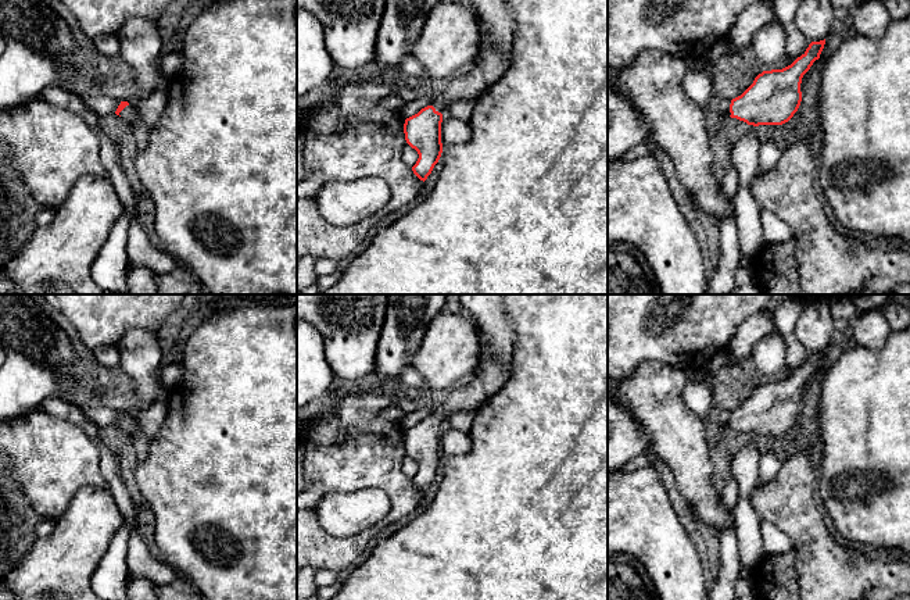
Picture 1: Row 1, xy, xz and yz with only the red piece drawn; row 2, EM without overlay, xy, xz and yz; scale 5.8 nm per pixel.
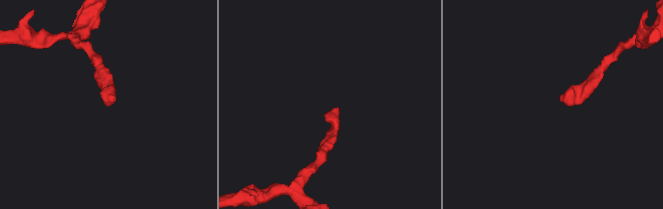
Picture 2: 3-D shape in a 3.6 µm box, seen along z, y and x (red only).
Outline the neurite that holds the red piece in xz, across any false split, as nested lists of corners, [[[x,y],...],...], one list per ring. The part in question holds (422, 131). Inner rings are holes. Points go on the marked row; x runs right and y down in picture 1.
[[[480,21],[480,60],[476,67],[465,75],[454,76],[430,106],[405,119],[405,140],[419,154],[412,171],[420,181],[427,179],[443,153],[443,112],[454,101],[484,94],[506,72],[509,64],[510,58],[498,50],[494,36]]]

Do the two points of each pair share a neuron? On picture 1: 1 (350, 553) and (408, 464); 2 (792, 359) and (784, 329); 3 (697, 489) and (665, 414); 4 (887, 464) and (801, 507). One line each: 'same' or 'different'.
1: different
2: same
3: same
4: different

